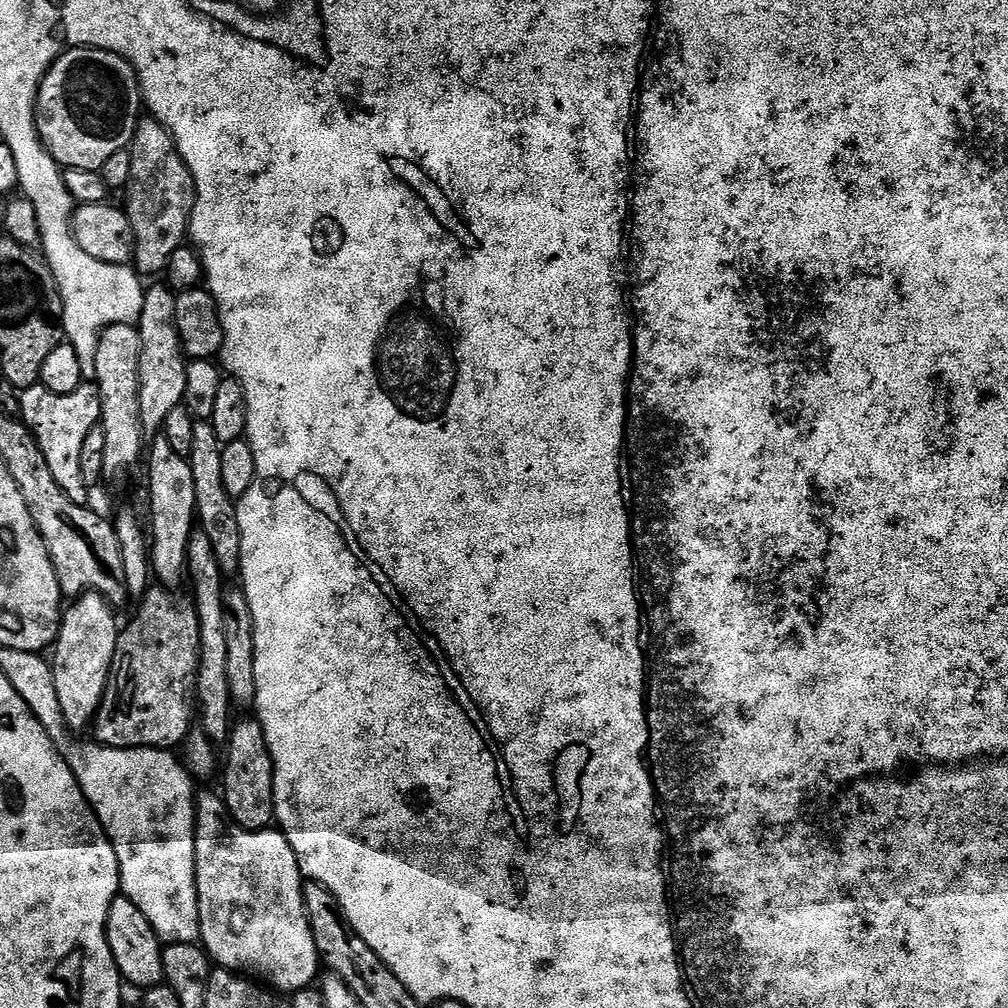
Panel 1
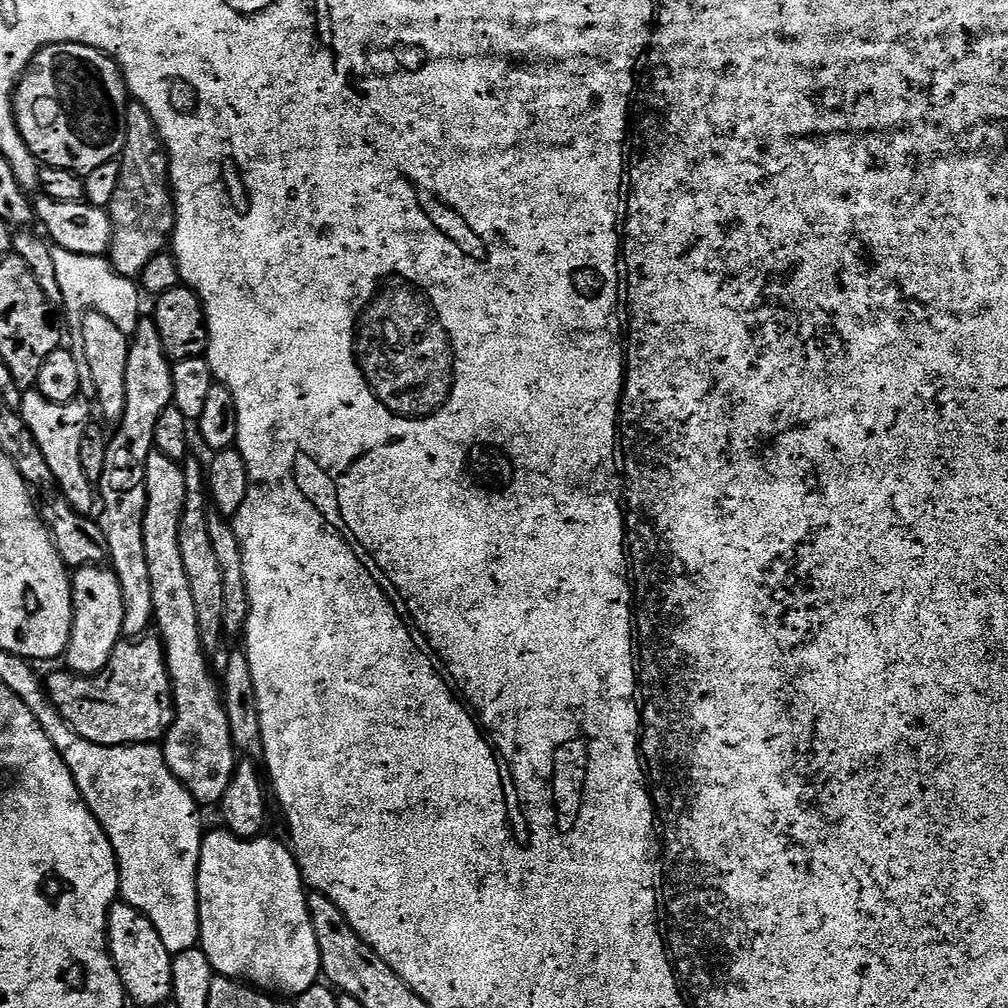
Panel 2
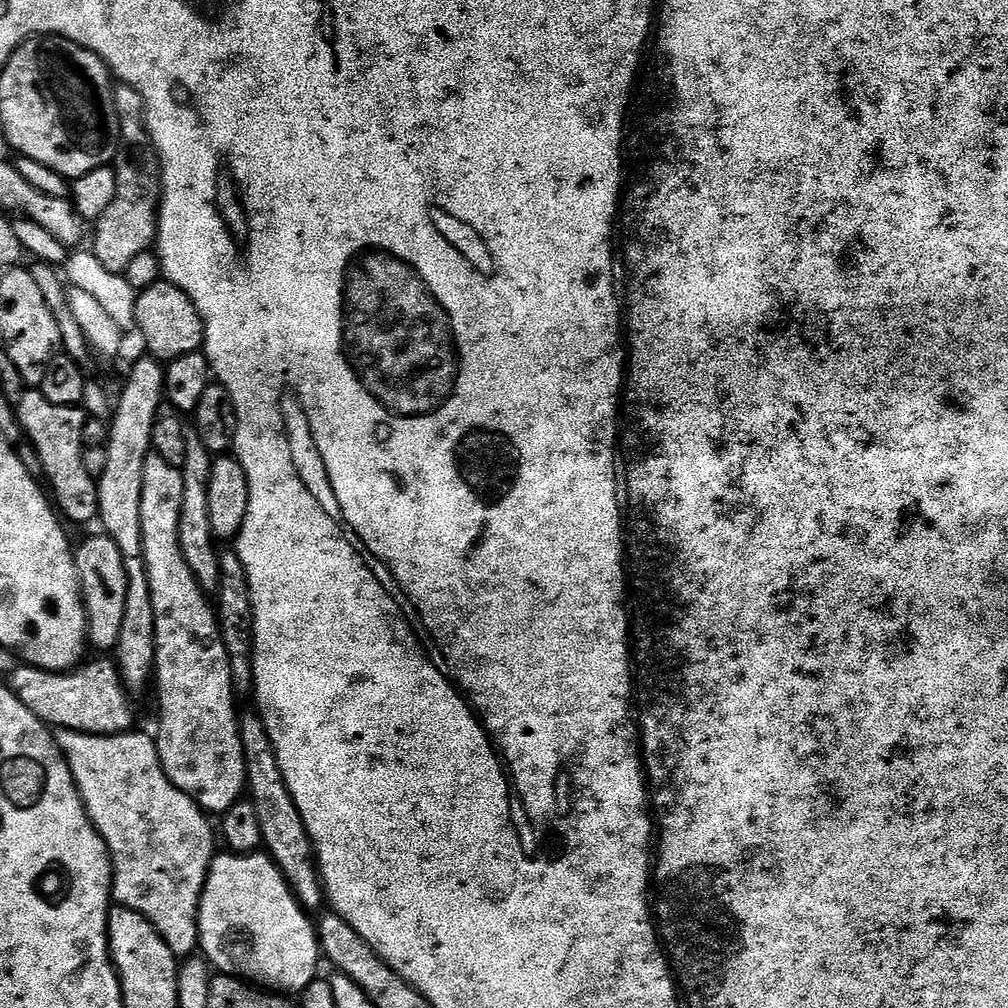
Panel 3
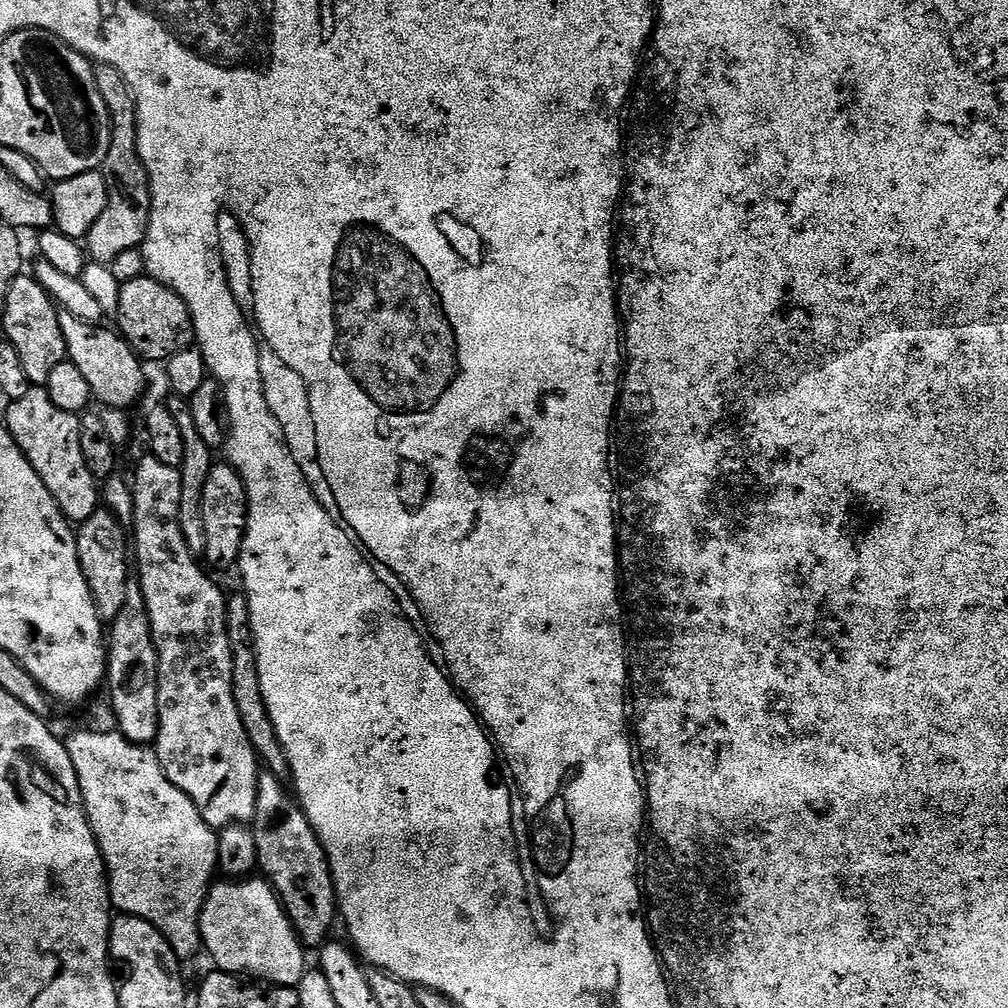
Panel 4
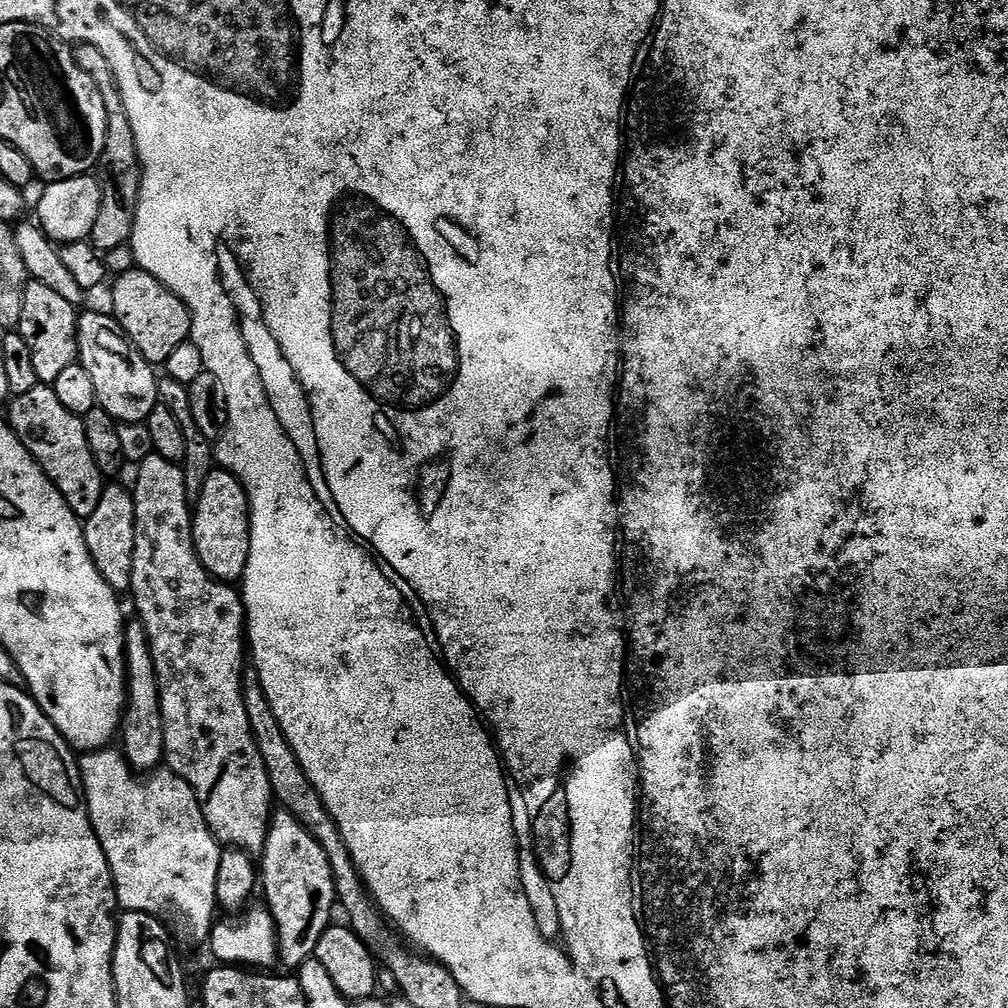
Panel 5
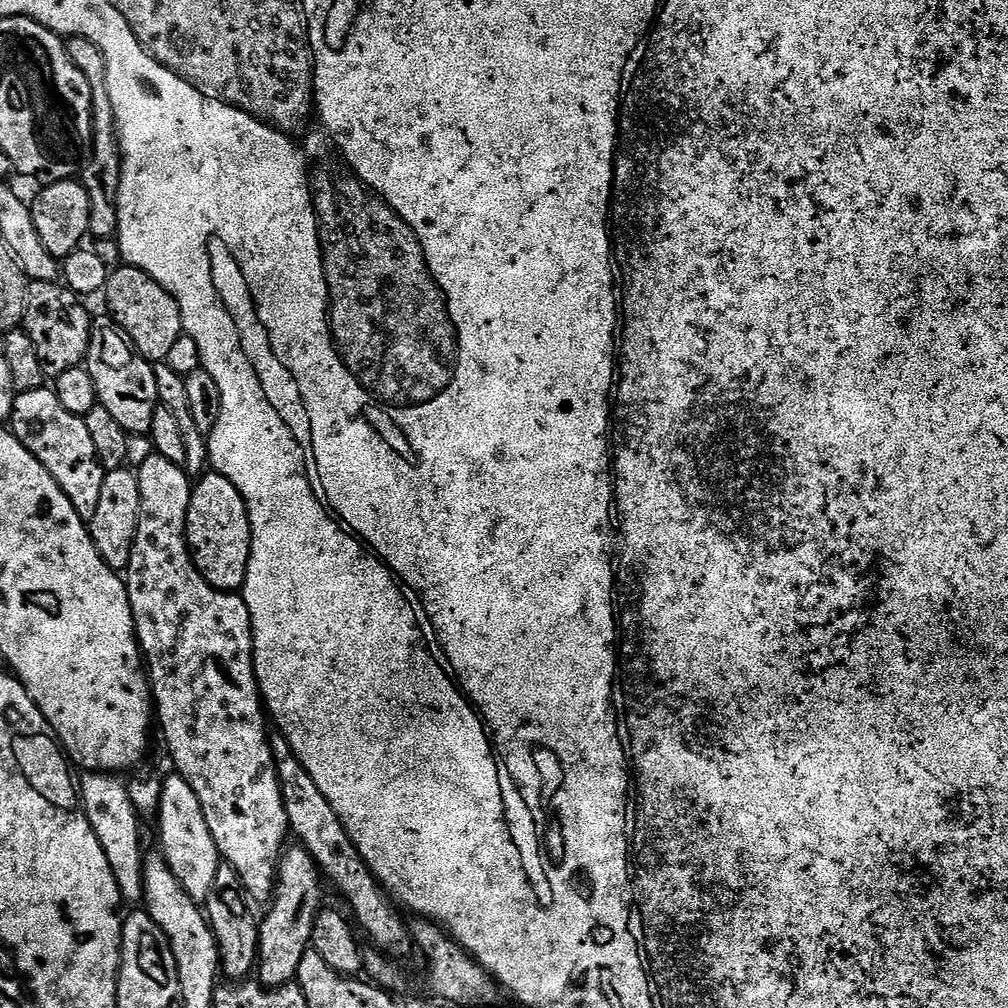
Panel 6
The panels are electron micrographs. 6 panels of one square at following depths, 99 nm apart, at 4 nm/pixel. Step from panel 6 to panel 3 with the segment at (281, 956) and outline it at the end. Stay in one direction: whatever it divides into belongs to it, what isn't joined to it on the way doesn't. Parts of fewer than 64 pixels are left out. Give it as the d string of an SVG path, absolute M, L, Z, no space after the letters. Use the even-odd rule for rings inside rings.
M241 711L238 719L242 754L248 775L246 792L254 810L258 810L258 826L262 826L263 847L282 870L300 907L316 914L321 911L319 908L325 907L326 904L324 882L320 878L320 869L316 862L316 850L312 847L312 839L308 837L308 831L302 822L302 814L298 814L298 806L282 778L282 770L278 766L278 758L274 754L274 746L270 742L270 734L266 730L264 719L259 711L251 711Z

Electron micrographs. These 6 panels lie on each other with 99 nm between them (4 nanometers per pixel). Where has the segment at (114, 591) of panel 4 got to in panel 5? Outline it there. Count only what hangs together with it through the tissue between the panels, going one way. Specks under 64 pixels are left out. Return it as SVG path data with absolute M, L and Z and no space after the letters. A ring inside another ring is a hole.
M112 482L107 485L98 501L94 514L83 521L86 550L90 550L90 558L94 558L94 566L98 566L98 574L106 578L106 582L118 594L131 589L132 571L134 570L134 542L136 541L136 515L132 493L126 487Z

